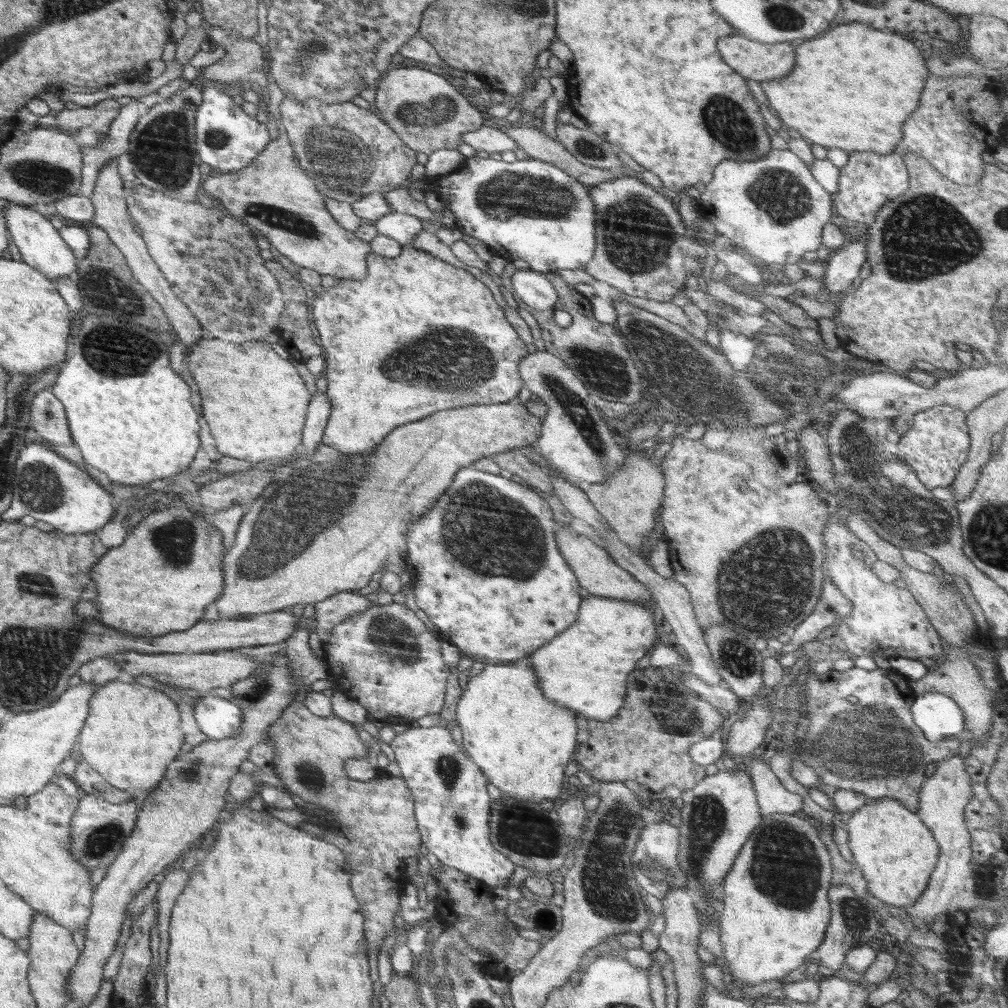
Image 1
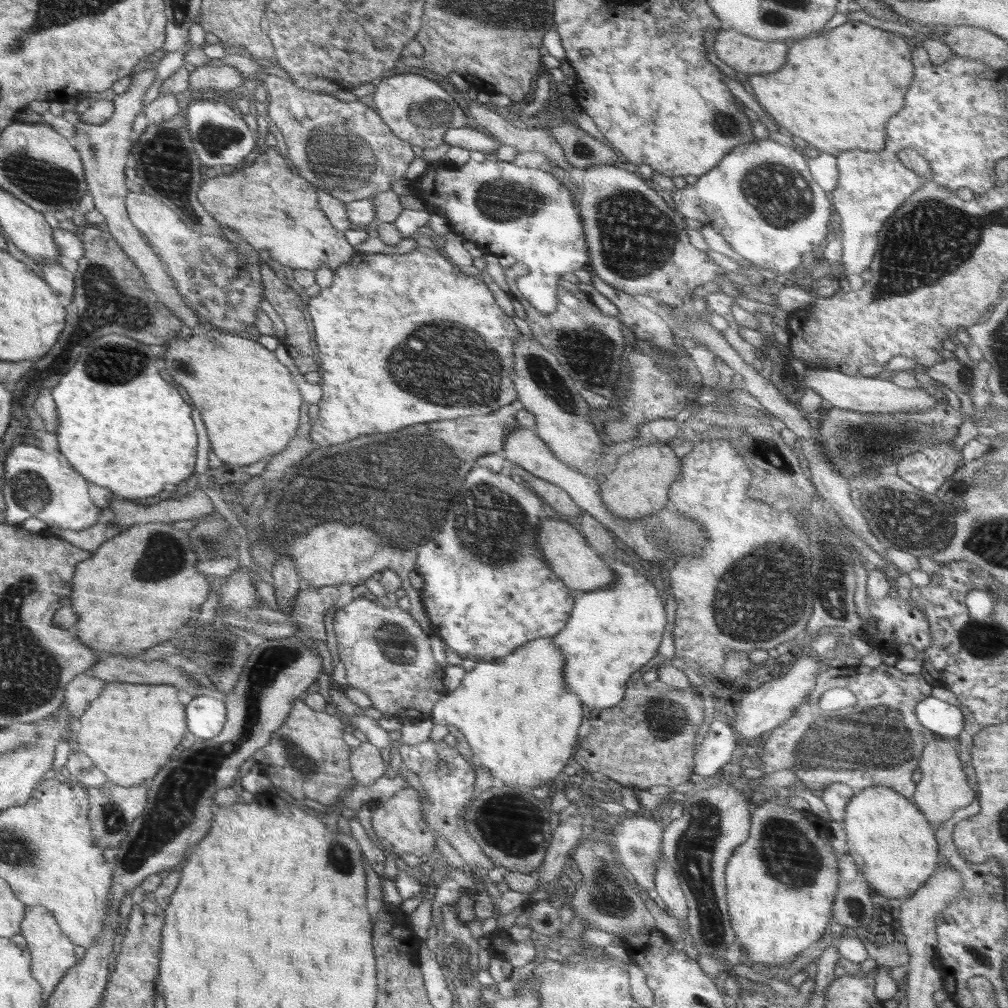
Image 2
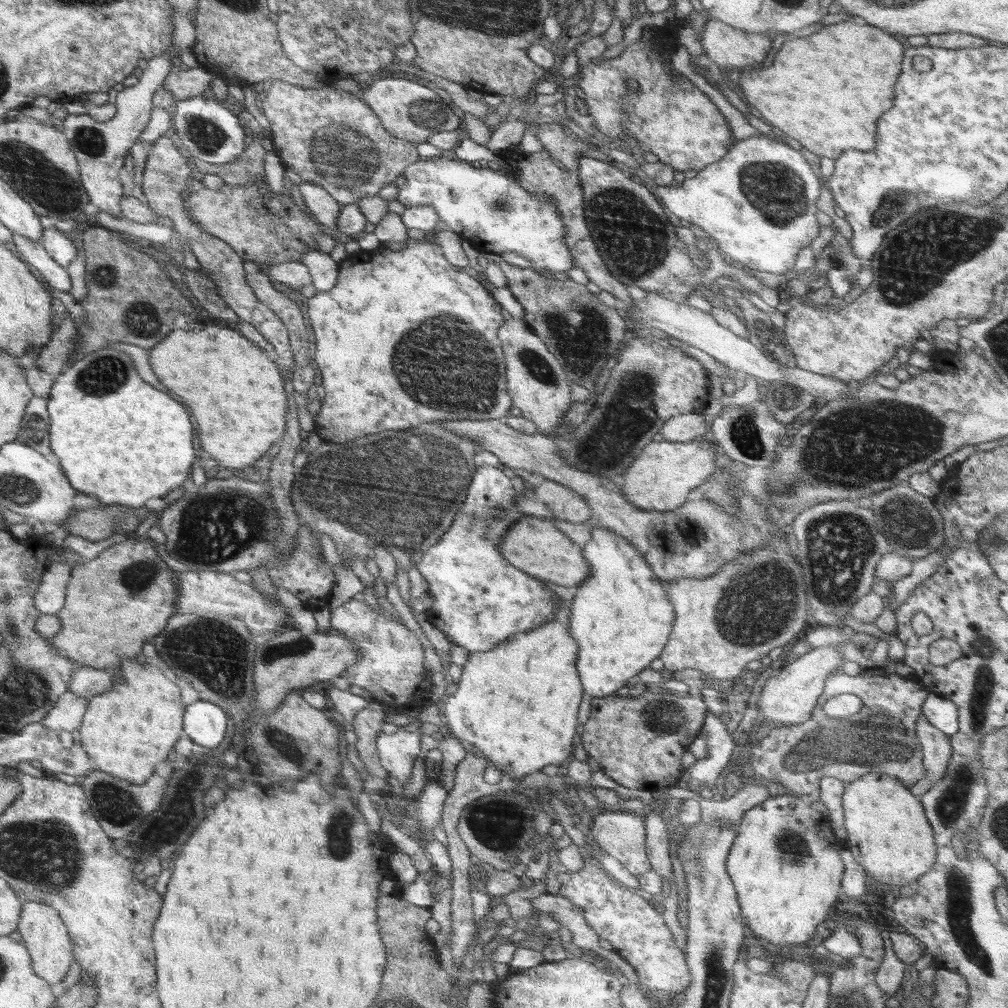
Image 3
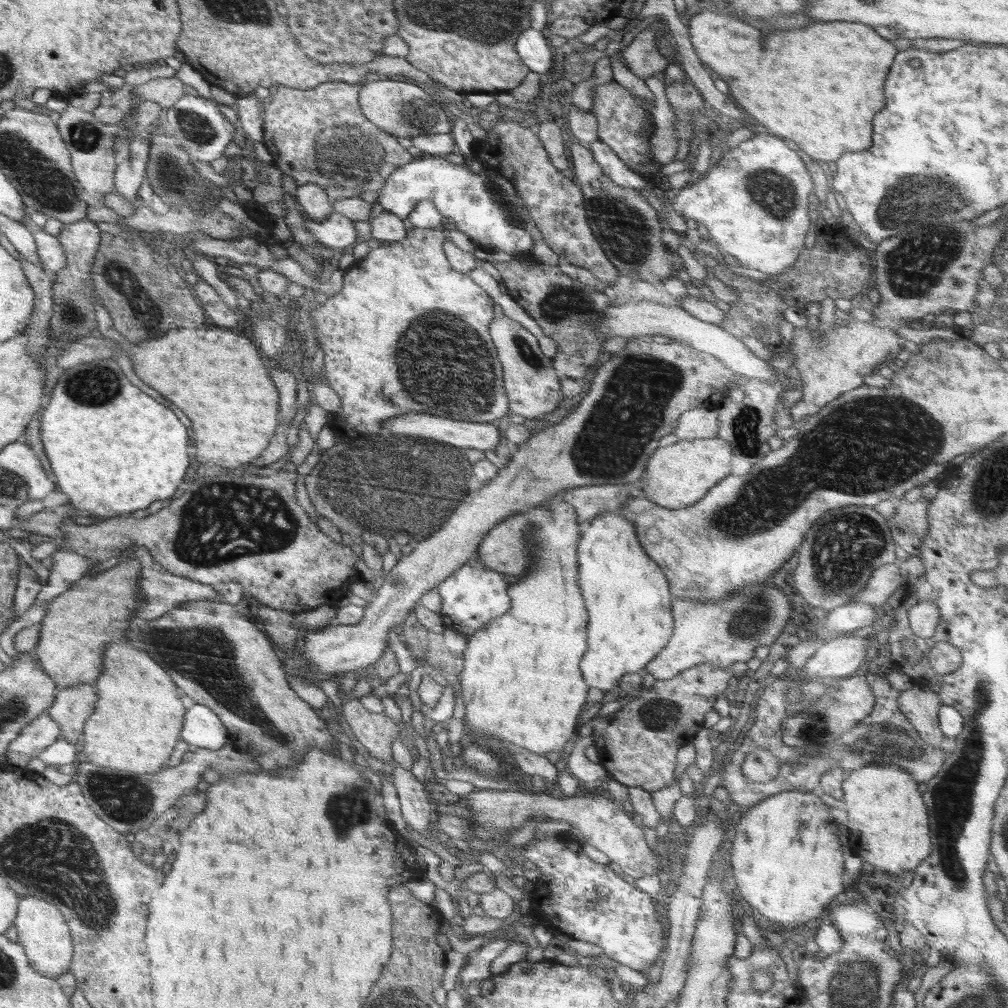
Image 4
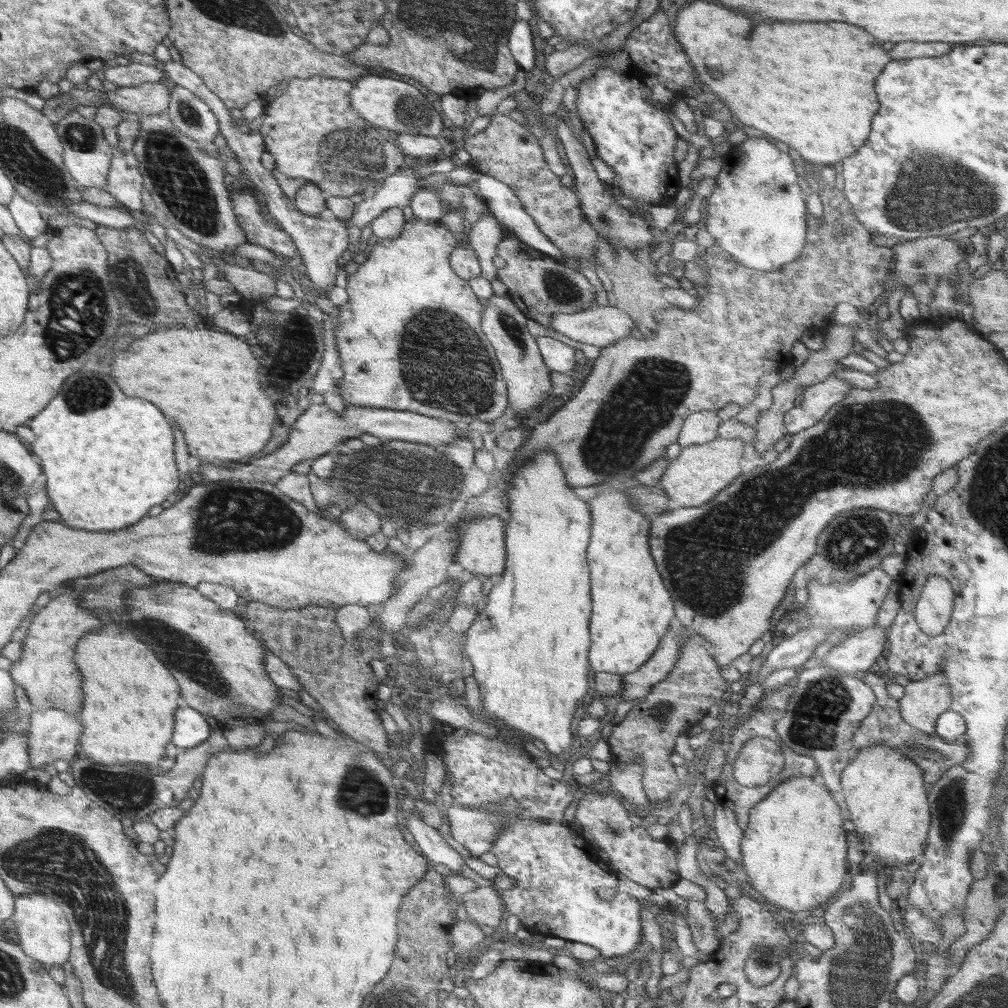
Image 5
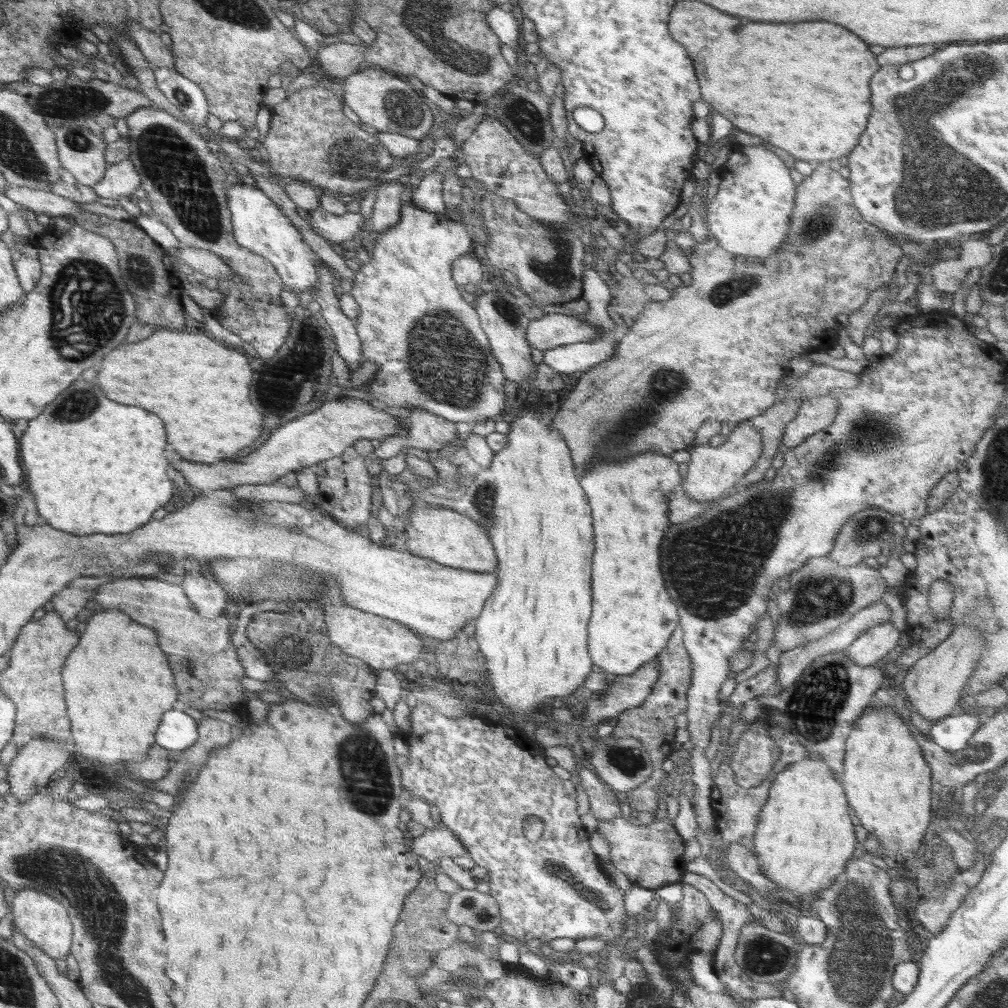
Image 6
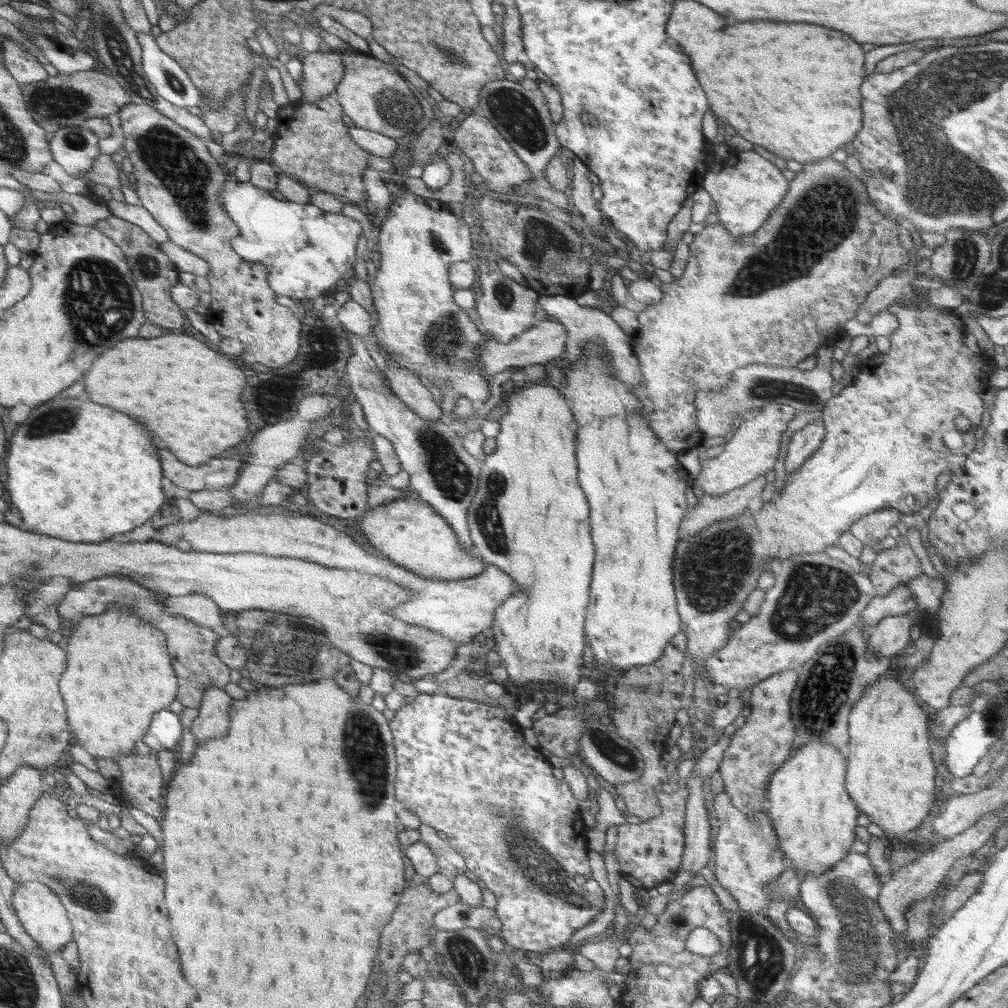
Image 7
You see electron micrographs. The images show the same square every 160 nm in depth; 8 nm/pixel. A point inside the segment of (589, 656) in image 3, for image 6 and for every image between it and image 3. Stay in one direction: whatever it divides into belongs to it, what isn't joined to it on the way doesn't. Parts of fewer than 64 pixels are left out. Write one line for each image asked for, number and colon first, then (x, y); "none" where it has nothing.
4: (626, 593)
5: (631, 609)
6: (632, 618)

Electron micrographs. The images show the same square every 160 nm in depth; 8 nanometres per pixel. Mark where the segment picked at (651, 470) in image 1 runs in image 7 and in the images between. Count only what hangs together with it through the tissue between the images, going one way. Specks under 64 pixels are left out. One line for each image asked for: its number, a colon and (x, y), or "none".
2: (639, 486)
3: (664, 473)
4: (681, 475)
5: (701, 471)
6: (713, 471)
7: (752, 449)

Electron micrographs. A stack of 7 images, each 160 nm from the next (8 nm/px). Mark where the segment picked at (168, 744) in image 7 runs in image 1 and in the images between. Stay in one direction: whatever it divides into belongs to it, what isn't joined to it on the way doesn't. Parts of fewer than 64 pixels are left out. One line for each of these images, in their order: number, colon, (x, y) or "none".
1: (218, 718)
2: (206, 717)
3: (205, 723)
4: (202, 729)
5: (191, 728)
6: (177, 731)

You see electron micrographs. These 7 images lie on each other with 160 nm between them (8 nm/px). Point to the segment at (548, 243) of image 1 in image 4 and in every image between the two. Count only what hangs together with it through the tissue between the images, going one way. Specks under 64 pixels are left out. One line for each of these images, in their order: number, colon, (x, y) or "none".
2: (525, 212)
3: (495, 214)
4: (469, 198)

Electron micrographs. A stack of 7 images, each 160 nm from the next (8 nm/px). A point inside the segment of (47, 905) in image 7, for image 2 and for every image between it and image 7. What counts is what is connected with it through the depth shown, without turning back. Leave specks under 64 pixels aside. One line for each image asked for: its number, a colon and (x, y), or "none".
2: (52, 954)
3: (42, 928)
4: (42, 930)
5: (44, 934)
6: (41, 918)

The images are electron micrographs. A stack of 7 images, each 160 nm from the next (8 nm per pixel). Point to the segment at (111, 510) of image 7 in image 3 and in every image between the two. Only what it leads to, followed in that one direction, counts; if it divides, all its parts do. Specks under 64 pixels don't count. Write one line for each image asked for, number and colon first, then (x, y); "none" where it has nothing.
3: (125, 442)
4: (113, 450)
5: (107, 458)
6: (94, 466)

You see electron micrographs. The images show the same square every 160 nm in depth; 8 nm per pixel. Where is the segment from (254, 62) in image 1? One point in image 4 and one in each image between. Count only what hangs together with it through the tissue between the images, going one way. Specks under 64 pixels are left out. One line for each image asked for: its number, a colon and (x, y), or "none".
2: (224, 77)
3: (188, 83)
4: (165, 91)

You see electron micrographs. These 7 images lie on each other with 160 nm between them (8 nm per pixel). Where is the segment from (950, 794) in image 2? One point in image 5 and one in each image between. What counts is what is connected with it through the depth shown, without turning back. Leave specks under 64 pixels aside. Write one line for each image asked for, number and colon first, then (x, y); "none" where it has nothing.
3: (935, 745)
4: (920, 706)
5: (924, 700)

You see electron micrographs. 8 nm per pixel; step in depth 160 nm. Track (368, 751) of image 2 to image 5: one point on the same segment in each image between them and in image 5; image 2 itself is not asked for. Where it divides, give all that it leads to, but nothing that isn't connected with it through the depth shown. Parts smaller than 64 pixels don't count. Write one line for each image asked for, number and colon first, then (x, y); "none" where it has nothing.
3: (368, 723)
4: (376, 732)
5: (308, 640)

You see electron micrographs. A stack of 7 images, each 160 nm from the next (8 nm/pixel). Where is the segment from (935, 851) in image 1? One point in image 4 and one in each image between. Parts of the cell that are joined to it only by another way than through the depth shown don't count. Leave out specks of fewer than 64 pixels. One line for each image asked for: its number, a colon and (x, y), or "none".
2: (892, 842)
3: (888, 833)
4: (889, 824)

